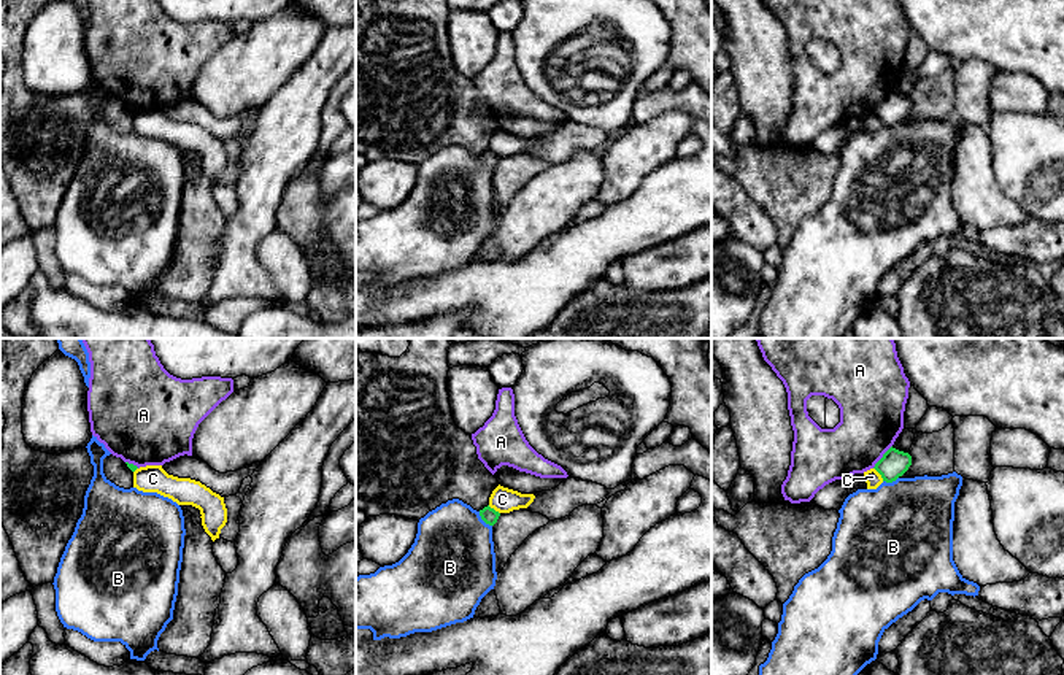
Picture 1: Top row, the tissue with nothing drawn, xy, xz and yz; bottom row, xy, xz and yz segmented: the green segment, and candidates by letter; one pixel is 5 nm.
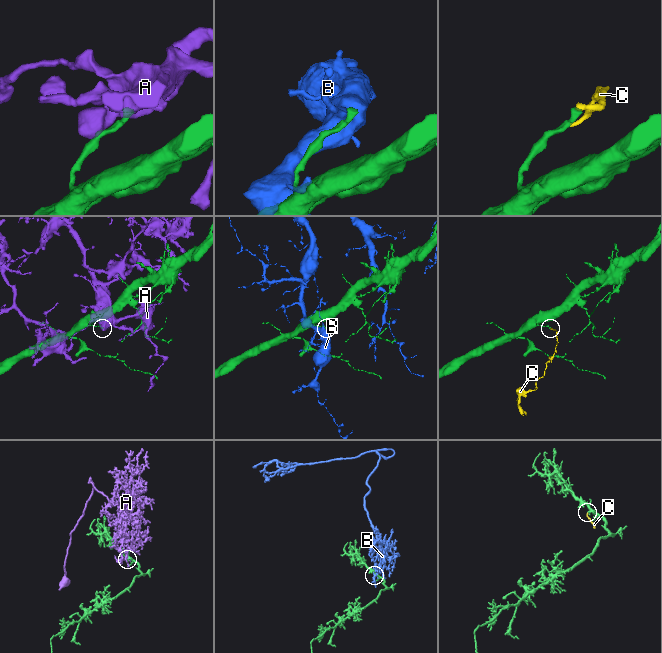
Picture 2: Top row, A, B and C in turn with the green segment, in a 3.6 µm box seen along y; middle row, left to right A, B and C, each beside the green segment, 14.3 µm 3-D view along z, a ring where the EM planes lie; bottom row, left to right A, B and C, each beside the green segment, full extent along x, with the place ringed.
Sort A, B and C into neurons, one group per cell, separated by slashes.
A / B / C

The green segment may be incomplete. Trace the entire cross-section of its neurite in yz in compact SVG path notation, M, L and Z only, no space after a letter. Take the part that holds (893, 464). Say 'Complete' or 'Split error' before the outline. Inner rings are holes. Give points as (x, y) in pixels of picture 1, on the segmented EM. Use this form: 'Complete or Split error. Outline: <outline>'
Complete. Outline: M891 446L873 469L881 475L883 481L892 483L902 476L910 465L912 456Z

